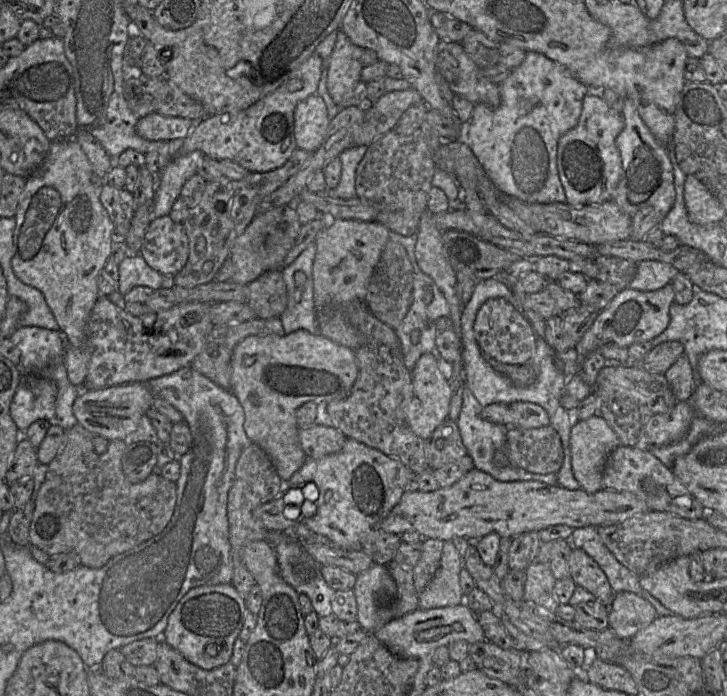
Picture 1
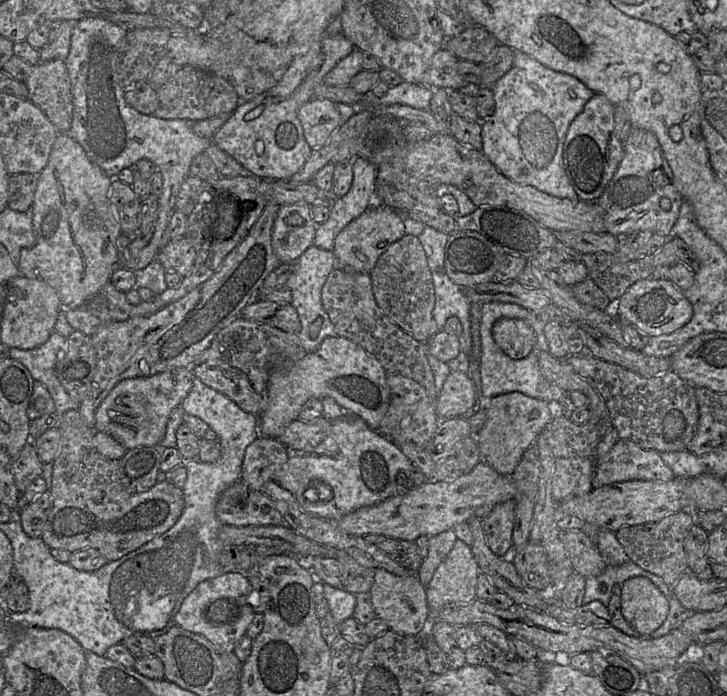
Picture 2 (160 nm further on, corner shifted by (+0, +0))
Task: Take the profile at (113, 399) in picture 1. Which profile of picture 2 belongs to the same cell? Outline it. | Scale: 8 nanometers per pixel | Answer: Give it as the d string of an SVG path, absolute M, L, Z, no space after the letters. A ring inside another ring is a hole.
M180 367L118 382L96 410L94 430L109 434L127 450L141 446L158 447L165 436L171 413L180 407L191 391L194 378L191 368Z

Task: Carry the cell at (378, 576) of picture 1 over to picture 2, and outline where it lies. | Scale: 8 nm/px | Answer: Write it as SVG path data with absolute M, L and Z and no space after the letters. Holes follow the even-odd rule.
M377 568L369 594L376 618L384 620L389 629L396 633L417 636L431 621L426 587L421 584L416 574L398 576L385 569Z

